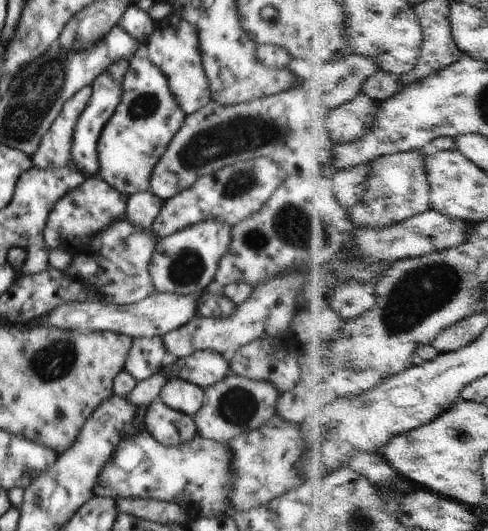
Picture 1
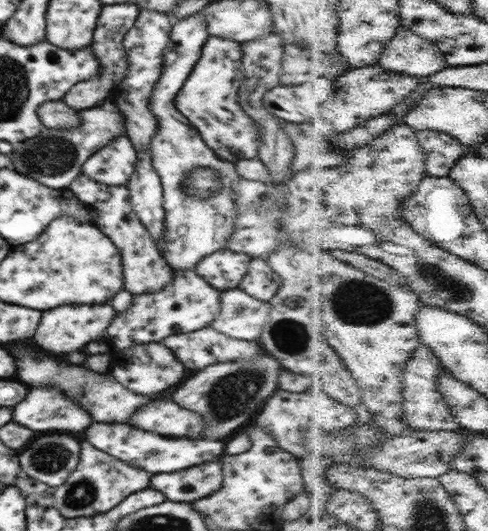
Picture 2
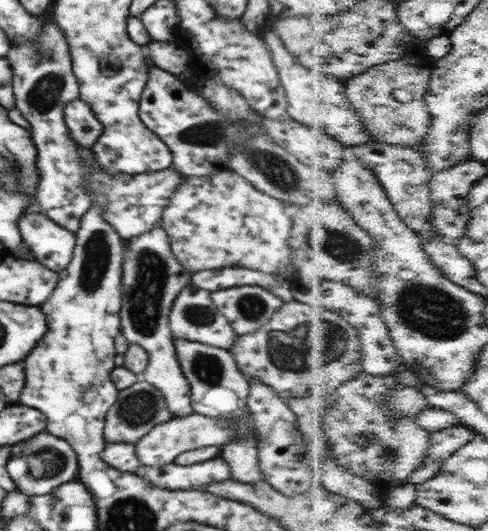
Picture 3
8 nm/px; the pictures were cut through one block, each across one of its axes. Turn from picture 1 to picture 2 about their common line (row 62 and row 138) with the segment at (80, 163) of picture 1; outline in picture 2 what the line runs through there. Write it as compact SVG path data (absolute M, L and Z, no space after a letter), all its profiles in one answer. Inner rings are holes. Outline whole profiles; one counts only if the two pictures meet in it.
M116 136L110 144L86 160L83 174L94 182L110 186L125 185L134 173L136 152L127 136Z

